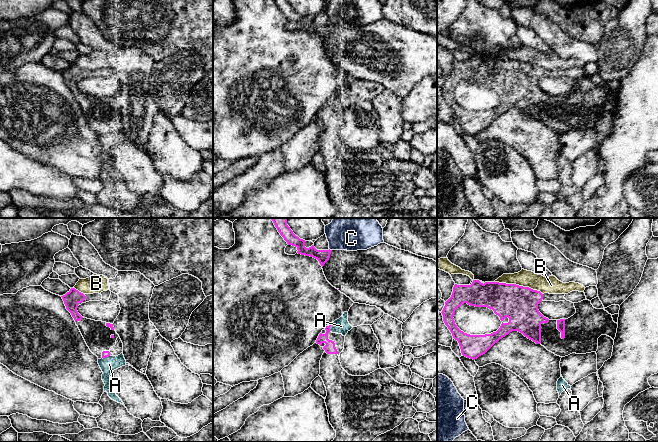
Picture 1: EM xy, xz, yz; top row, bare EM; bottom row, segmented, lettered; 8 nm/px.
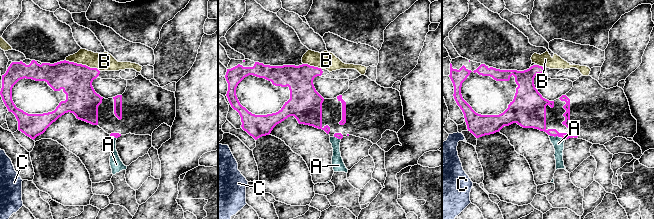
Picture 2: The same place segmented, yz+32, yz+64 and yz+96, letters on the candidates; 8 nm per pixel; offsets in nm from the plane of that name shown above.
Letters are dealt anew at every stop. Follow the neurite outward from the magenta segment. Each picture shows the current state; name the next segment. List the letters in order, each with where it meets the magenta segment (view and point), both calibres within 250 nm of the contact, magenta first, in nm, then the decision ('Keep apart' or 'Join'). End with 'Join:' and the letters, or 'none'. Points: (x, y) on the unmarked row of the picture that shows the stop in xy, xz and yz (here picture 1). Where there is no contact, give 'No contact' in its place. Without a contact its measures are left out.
A: Touches magenta at xz (330, 102). Thickness 90 nm (magenta) against 130 nm. Keep apart
B: Touches magenta at yz (518, 61). Thickness 280 nm (magenta) against 130 nm. Keep apart
C: Touches magenta at xz (329, 25). Thickness 100 nm (magenta) against 220 nm. Keep apart
Join: none

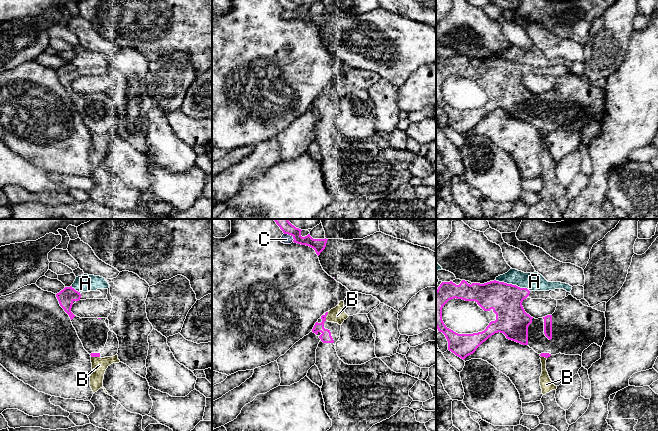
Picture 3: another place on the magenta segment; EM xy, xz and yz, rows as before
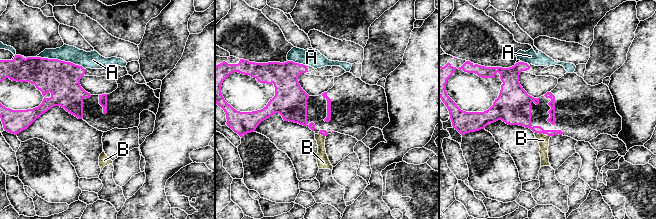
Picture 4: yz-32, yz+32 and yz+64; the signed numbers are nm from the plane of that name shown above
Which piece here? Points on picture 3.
A: Touches magenta at yz (511, 60). Thickness 260 nm (magenta) against 140 nm. Keep apart
B: Touches magenta at xz (326, 91). Thickness 90 nm (magenta) against 130 nm. Keep apart
C: Touches magenta at xz (290, 10). Thickness 100 nm (magenta) against 80 nm. Keep apart
Join: none

